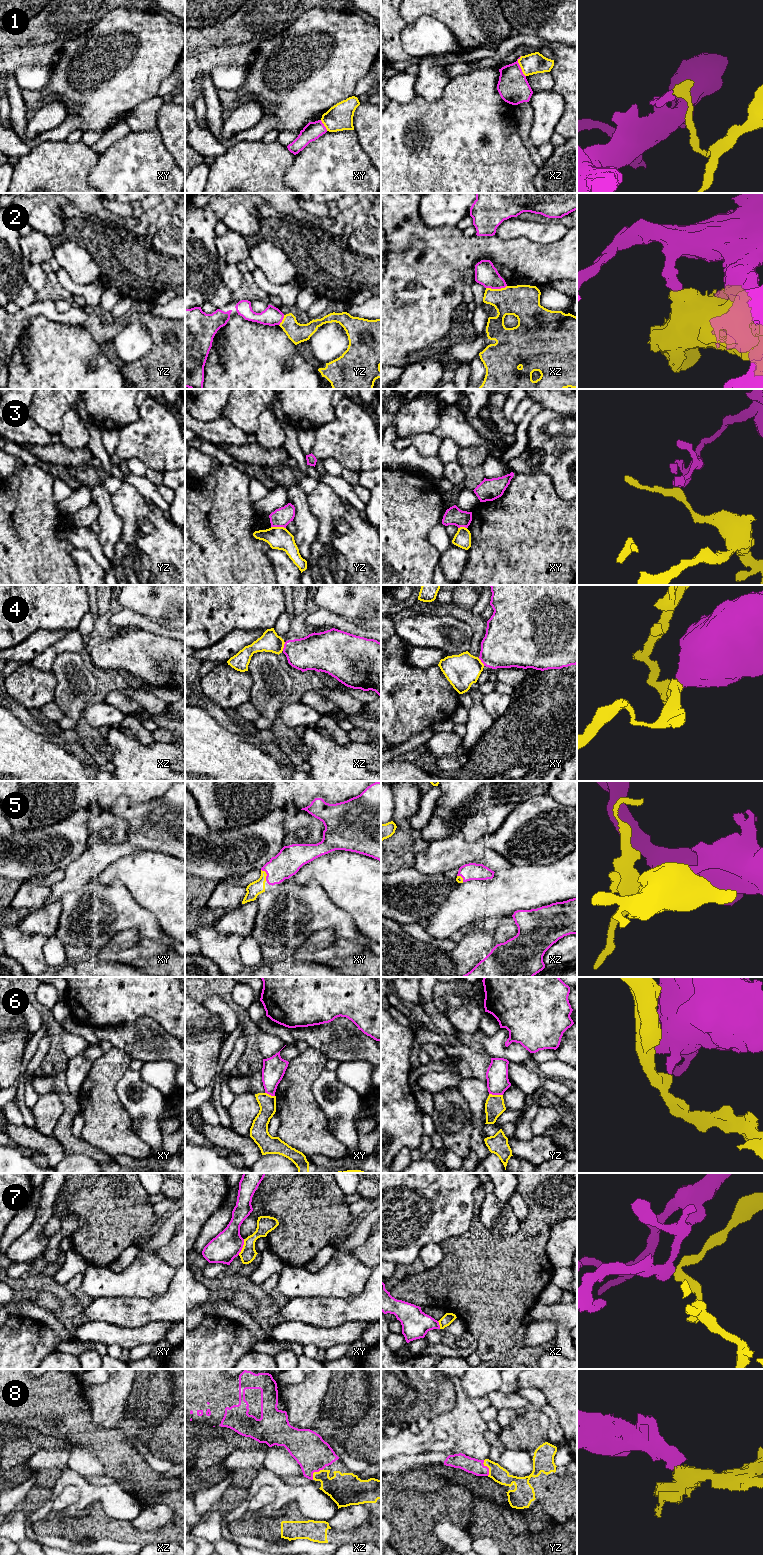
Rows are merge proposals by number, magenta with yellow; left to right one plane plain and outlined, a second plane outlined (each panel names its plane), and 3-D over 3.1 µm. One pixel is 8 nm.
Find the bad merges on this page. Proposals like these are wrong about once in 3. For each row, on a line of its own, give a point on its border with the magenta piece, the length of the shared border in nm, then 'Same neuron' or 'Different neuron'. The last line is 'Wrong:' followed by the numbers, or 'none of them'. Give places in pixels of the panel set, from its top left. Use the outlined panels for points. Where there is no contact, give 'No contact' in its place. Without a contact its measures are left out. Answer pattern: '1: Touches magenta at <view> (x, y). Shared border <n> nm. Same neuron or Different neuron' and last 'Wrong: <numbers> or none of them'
1: Touches magenta at xz (519, 66). Shared border 170 nm. Different neuron
2: Touches magenta at xz (496, 288). Shared border 170 nm. Different neuron
3: Touches magenta at yz (278, 526). Shared border 120 nm. Different neuron
4: Touches magenta at xz (284, 646). Shared border 80 nm. Different neuron
5: Touches magenta at xy (266, 873). Shared border 100 nm. Same neuron
6: Touches magenta at yz (496, 1094). Shared border 110 nm. Different neuron
7: Touches magenta at xy (242, 1247). Shared border 140 nm. Different neuron
8: Touches magenta at yz (488, 1468). Shared border 130 nm. Same neuron
Wrong: 1, 2, 3, 4, 6, 7

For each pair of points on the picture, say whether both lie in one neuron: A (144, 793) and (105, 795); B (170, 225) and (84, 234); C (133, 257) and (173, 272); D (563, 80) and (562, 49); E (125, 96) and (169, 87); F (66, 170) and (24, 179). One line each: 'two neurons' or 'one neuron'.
A: one neuron
B: two neurons
C: one neuron
D: one neuron
E: two neurons
F: one neuron

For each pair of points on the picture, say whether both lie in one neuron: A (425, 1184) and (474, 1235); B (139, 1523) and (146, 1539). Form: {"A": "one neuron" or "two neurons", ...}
{"A": "two neurons", "B": "two neurons"}

